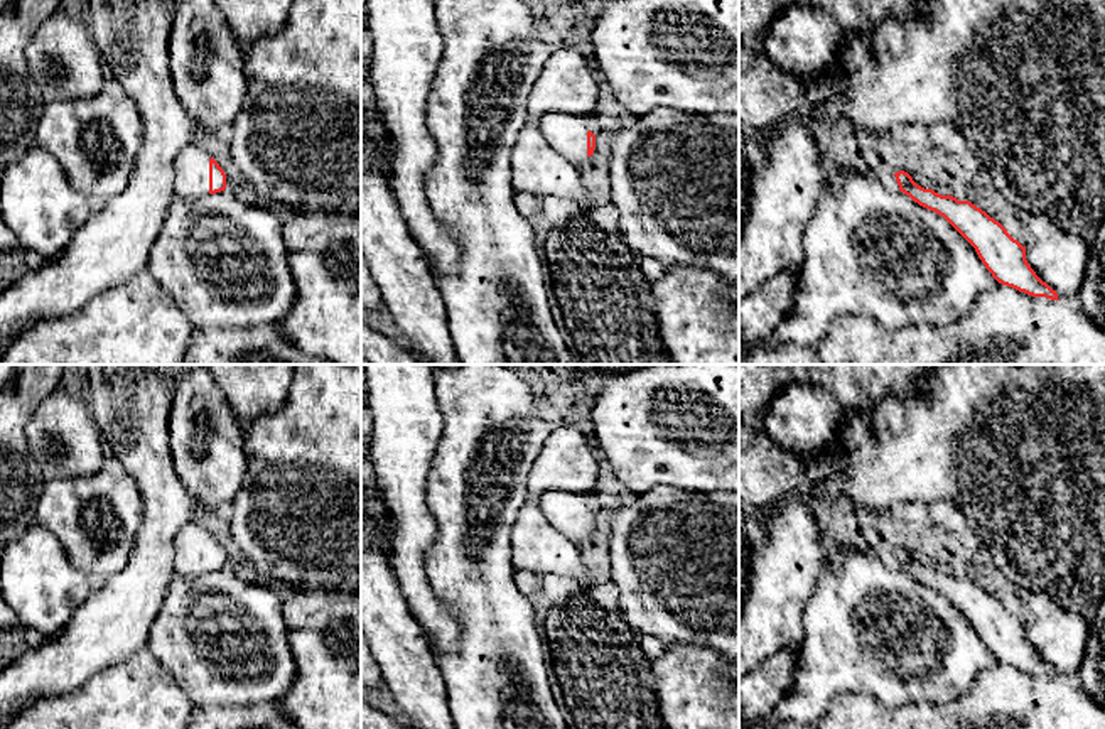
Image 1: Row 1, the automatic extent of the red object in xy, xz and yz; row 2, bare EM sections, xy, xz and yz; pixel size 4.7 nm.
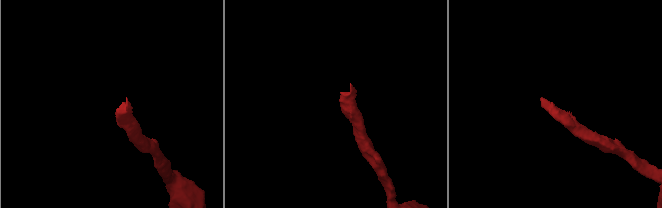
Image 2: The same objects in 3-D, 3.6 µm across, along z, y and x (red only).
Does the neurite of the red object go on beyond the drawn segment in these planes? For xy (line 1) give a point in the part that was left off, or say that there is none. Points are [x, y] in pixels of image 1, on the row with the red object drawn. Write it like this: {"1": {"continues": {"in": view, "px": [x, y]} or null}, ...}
{"1": {"continues": {"in": "xy", "px": [191, 179]}}}

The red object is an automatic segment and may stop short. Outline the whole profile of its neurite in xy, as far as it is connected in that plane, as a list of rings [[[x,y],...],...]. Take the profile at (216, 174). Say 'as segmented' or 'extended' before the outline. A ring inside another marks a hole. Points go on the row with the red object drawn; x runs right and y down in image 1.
extended; [[[189,143],[175,159],[174,196],[197,199],[226,189],[226,174],[199,145]]]

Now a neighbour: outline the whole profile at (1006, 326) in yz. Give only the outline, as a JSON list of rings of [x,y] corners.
[[[999,284],[957,322],[891,329],[865,316],[840,316],[815,348],[820,364],[1105,364],[1105,329],[1076,302],[1032,297]]]

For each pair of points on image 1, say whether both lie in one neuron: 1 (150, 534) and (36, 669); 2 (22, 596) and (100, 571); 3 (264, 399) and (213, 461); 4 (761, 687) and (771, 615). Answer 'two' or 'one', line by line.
1: one
2: two
3: two
4: two

